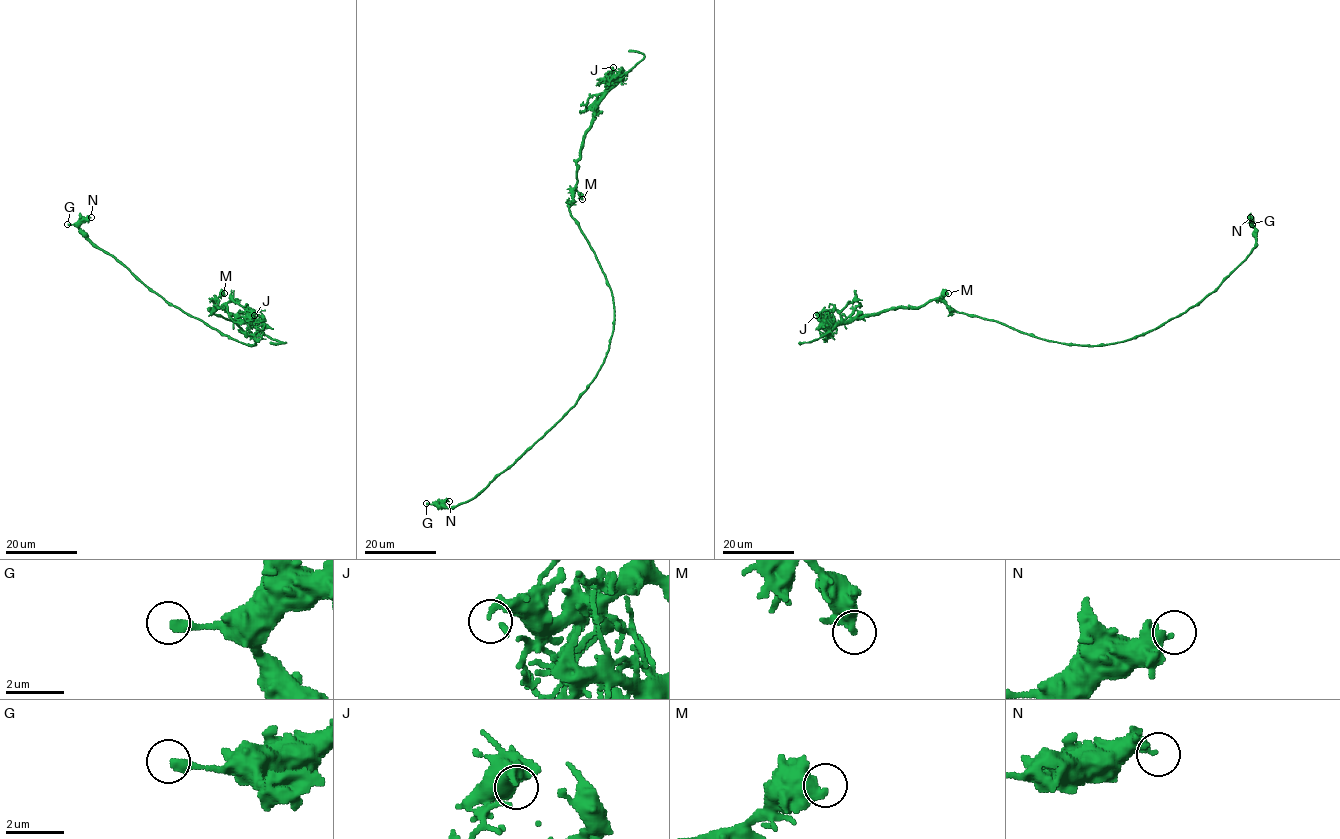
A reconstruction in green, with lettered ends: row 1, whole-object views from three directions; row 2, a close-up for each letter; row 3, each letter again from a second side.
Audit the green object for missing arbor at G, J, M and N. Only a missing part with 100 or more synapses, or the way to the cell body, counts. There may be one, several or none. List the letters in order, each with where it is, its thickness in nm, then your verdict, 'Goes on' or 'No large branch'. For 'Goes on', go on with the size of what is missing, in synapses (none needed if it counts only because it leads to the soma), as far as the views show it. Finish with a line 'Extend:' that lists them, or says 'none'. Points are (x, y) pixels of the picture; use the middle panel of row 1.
G: Place: (426, 503). Thickness 340 nm. No large branch
J: Place: (613, 67). Thickness 320 nm. No large branch
M: Place: (582, 199). Thickness 400 nm. No large branch
N: Place: (449, 501). Thickness 400 nm. No large branch
Extend: none

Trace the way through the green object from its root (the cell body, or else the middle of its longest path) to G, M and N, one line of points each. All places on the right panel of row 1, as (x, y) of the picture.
G: (1058, 343), (1102, 345), (1126, 341), (1162, 326), (1197, 305), (1254, 248), (1255, 229), (1252, 224)
M: (1058, 343), (1037, 338), (994, 320), (952, 311), (939, 298), (948, 293)
N: (1058, 343), (1102, 345), (1126, 341), (1162, 326), (1197, 305), (1254, 247), (1255, 229), (1250, 217)

